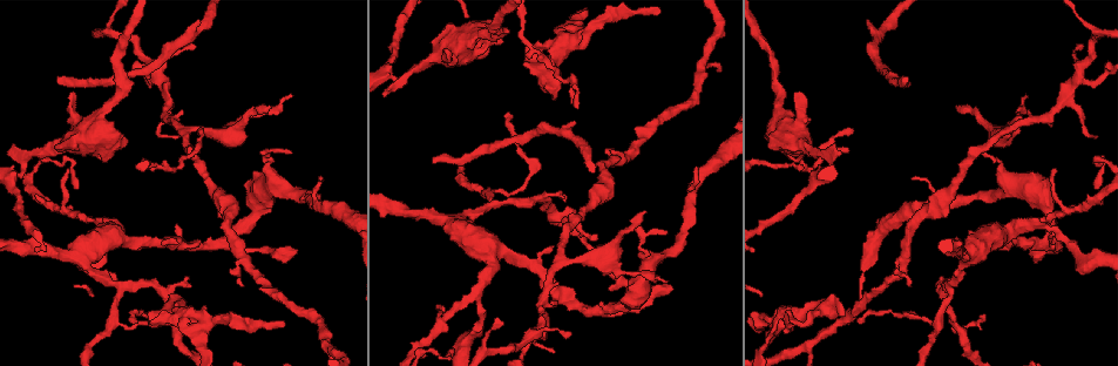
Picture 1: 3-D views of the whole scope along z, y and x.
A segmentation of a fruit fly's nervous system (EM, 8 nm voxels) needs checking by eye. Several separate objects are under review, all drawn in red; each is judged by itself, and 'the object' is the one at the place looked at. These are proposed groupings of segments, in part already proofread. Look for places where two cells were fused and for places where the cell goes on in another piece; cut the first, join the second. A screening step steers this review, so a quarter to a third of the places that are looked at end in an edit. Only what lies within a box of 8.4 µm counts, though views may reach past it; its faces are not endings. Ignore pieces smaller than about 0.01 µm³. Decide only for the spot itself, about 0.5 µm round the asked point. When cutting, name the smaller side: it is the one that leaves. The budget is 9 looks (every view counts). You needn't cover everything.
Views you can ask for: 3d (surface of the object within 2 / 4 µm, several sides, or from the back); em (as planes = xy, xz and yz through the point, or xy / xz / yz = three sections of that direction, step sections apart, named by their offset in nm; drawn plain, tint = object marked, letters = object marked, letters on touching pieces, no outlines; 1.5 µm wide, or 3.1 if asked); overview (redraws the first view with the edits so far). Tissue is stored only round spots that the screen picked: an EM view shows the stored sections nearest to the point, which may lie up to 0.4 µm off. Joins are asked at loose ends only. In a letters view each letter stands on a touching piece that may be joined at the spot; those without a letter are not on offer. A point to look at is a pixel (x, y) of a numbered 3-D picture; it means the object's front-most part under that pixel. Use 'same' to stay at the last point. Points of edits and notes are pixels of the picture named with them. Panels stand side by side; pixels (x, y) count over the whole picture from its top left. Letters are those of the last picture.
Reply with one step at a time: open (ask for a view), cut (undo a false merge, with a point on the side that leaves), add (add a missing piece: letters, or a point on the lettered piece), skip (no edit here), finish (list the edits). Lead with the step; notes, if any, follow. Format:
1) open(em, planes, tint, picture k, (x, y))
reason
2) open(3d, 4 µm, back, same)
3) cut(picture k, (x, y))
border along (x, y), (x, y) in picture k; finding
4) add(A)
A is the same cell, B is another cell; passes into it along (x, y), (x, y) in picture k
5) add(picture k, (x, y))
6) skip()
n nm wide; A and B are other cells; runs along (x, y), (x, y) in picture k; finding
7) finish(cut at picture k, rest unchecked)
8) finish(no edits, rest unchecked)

open(em, xy, step 4, letters, picture 1, (435, 160))
end of a long branch

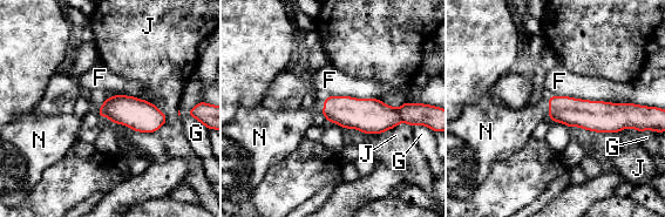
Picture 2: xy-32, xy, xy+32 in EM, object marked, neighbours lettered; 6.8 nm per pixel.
open(em, planes, letters, same)

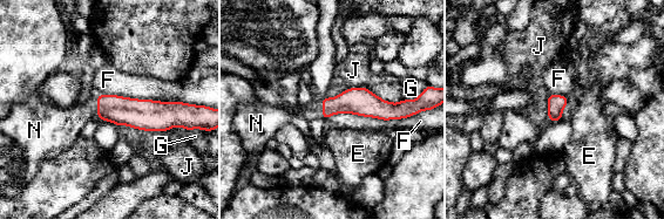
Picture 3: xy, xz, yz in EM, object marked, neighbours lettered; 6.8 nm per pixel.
add(N)
F touches over 600 nm; N is the same cell, E, F, G and J are other cells; the cell continues

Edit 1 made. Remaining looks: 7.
open(3d, 4 µm, picture 1, (271, 108))

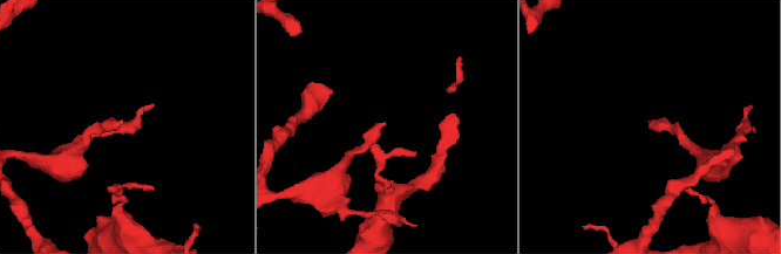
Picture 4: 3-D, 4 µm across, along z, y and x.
open(em, yz, step 8, letters, picture 4, (649, 122))

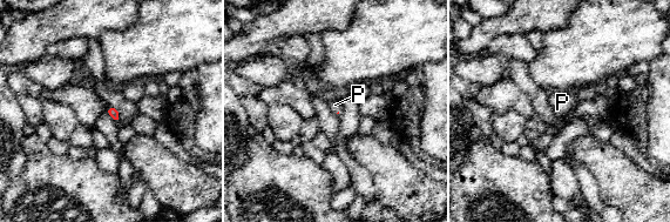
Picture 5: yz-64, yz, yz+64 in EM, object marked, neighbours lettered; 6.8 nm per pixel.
open(em, planes, letters, same)

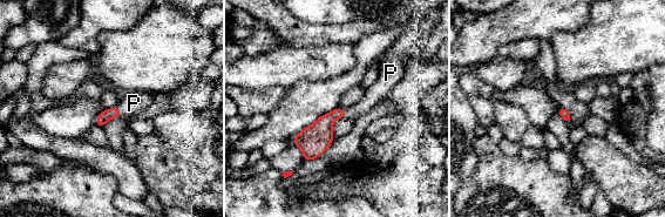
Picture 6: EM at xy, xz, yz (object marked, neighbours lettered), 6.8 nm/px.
add(P)
P is the same cell; passes into it along (107, 115), (120, 112), (134, 103) in picture 6; the cell continues

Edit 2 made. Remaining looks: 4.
open(overview)

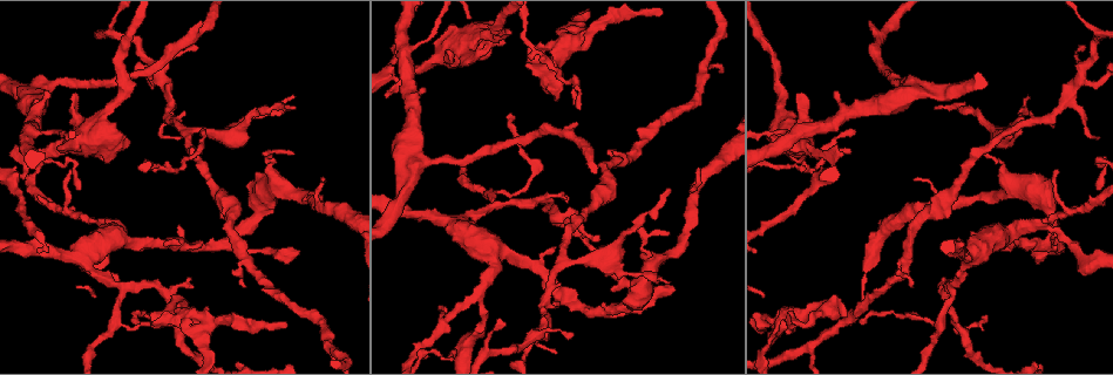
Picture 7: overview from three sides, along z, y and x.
open(em, planes, letters, picture 7, (574, 103))
tapers out

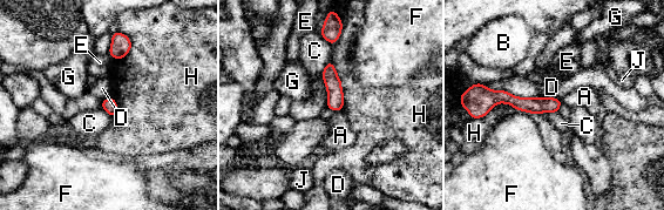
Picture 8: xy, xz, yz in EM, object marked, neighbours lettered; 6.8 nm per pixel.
skip()
A, B, C, D, E, F, G, H and J are other cells; runs along (486, 100), (557, 102) in picture 8; none of them fits

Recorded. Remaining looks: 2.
open(em, xz, step 4, tint, picture 7, (705, 61))

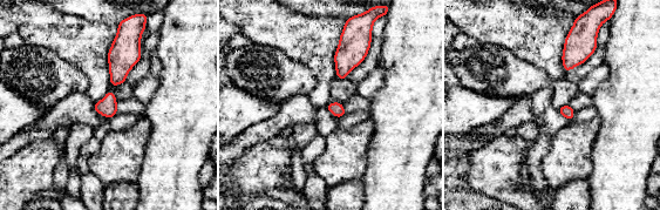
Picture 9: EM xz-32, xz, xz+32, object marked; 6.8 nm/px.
open(em, planes, letters, same)

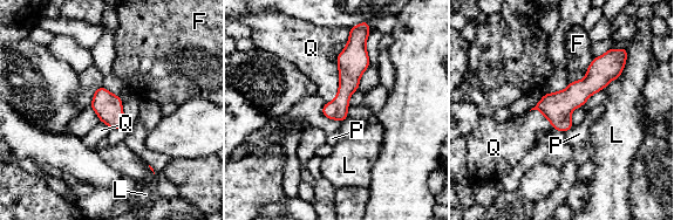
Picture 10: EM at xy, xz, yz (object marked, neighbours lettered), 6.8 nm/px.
skip()
140 nm wide; Q touches over 340 nm; F, L, P and Q are other cells; continuous, no second cell

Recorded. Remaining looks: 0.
finish(add at picture 3, add at picture 6, rest unchecked)

